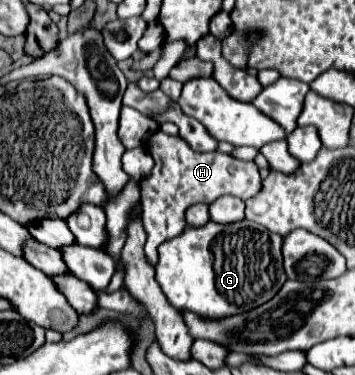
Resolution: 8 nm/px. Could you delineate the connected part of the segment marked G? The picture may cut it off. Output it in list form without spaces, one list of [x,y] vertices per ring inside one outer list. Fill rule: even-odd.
[[[246,218],[234,224],[216,224],[210,220],[198,228],[186,226],[180,236],[166,240],[158,248],[160,258],[158,264],[154,266],[156,282],[160,284],[168,302],[178,310],[190,308],[200,316],[232,316],[234,312],[246,312],[276,296],[278,288],[282,288],[282,284],[286,282],[280,246],[282,246],[282,236],[268,232],[260,224]]]

